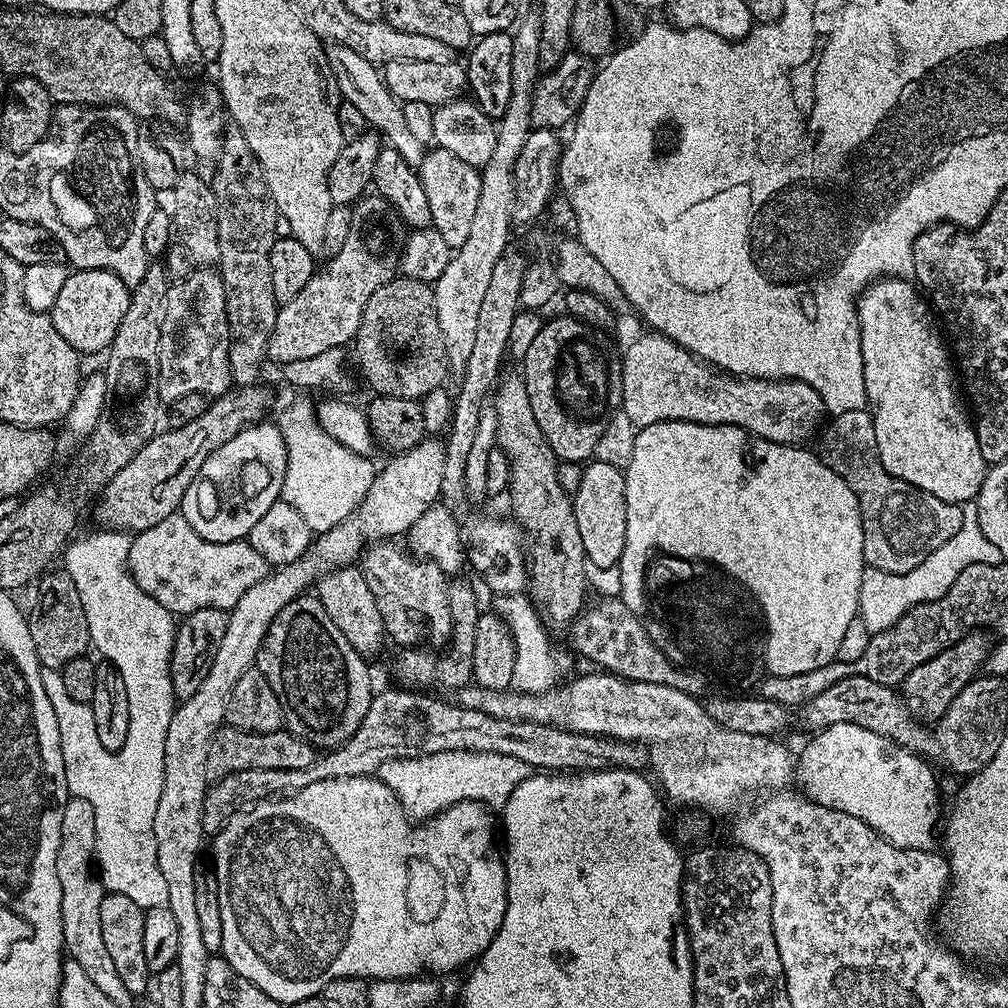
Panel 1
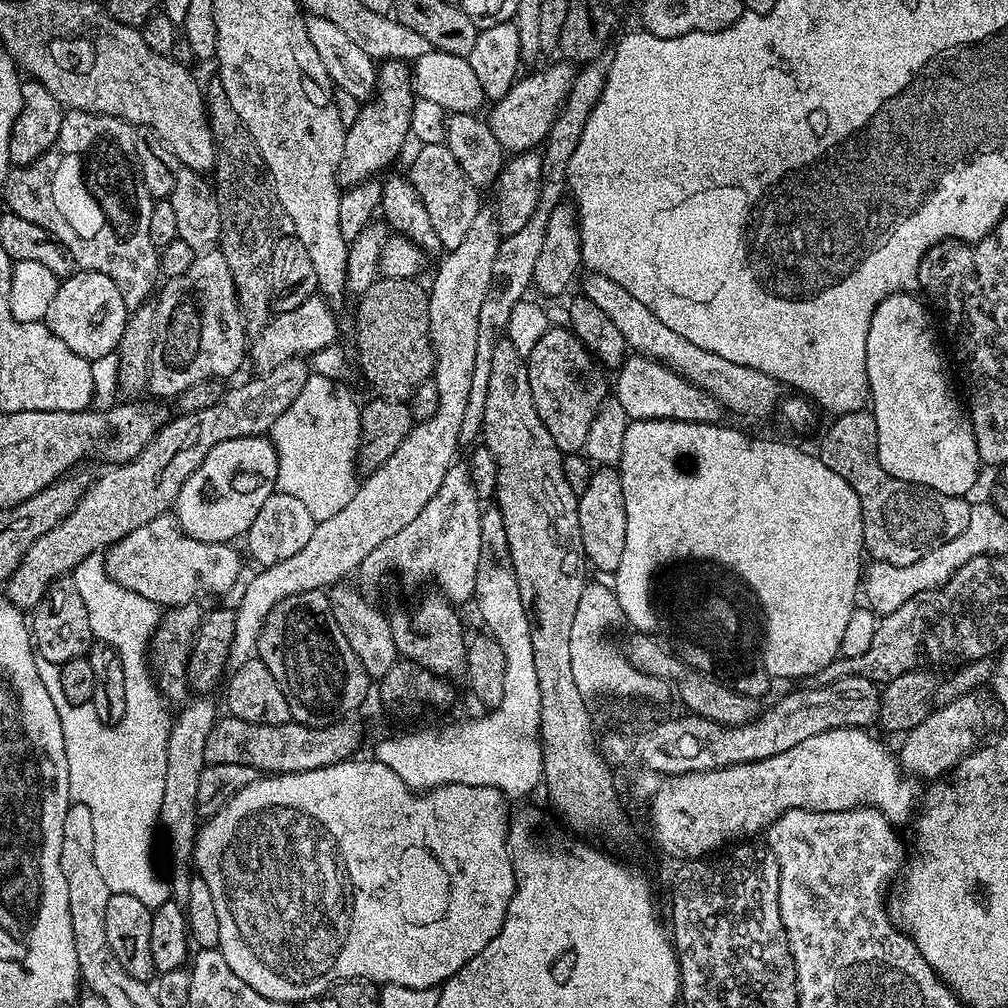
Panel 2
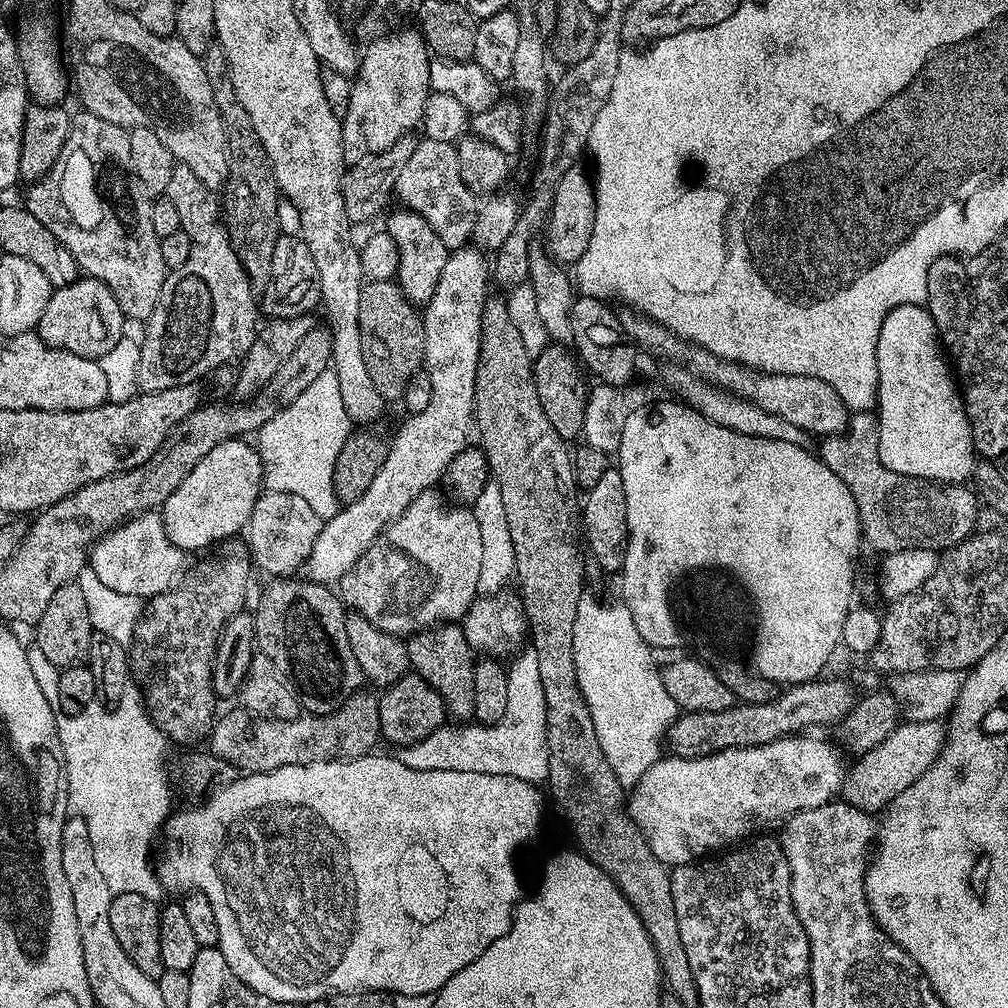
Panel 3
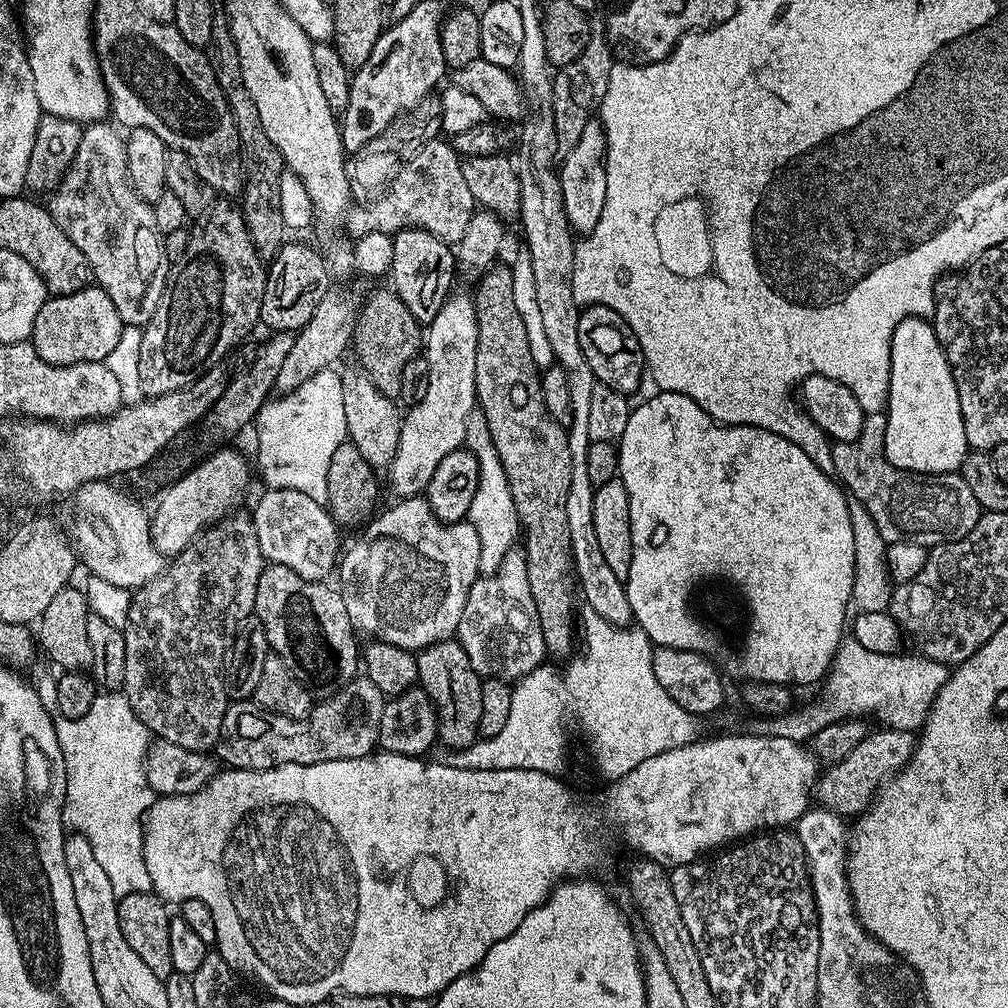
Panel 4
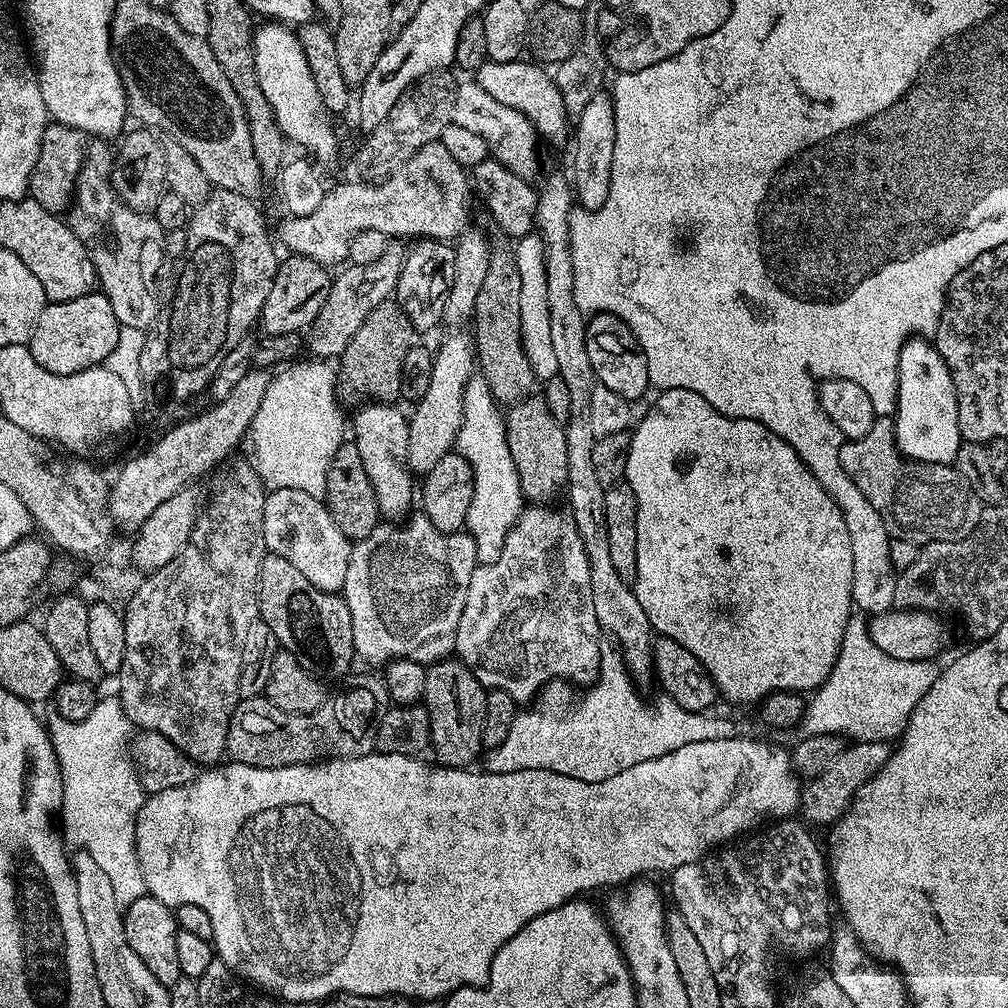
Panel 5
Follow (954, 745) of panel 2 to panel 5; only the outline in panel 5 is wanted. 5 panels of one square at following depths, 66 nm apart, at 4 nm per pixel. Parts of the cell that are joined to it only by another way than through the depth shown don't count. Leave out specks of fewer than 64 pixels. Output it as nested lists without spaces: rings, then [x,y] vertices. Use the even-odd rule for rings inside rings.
[[[885,741],[849,743],[820,773],[811,777],[801,787],[799,815],[809,825],[825,824],[825,826],[828,826],[839,820],[856,796],[856,791],[888,761],[889,755],[890,748]]]

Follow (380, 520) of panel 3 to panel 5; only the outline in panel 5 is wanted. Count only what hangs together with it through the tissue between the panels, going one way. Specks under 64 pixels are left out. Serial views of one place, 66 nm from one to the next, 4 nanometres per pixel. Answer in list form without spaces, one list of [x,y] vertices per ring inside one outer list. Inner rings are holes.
[[[460,330],[453,332],[456,333],[441,342],[440,349],[435,349],[430,384],[420,400],[415,401],[413,408],[416,409],[410,412],[406,463],[416,474],[428,472],[442,454],[453,451],[460,419],[464,416],[464,388],[474,372],[474,344]]]

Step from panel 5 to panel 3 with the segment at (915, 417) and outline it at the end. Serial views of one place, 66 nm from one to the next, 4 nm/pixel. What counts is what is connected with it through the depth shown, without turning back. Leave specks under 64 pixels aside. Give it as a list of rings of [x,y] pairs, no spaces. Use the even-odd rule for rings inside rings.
[[[903,304],[886,314],[876,347],[878,382],[874,385],[874,400],[878,405],[880,433],[878,454],[882,466],[903,476],[919,480],[935,480],[941,484],[958,484],[973,475],[978,453],[972,447],[972,431],[964,409],[964,397],[958,391],[953,369],[936,332],[934,318],[927,307]]]

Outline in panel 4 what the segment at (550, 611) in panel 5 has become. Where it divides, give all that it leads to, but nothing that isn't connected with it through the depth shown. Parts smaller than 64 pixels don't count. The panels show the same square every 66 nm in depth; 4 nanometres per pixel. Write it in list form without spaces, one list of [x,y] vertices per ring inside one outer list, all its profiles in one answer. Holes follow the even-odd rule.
[[[523,551],[506,554],[494,574],[476,579],[466,598],[466,610],[462,610],[455,639],[466,650],[470,666],[481,678],[519,682],[545,663],[544,634],[536,619]]]

